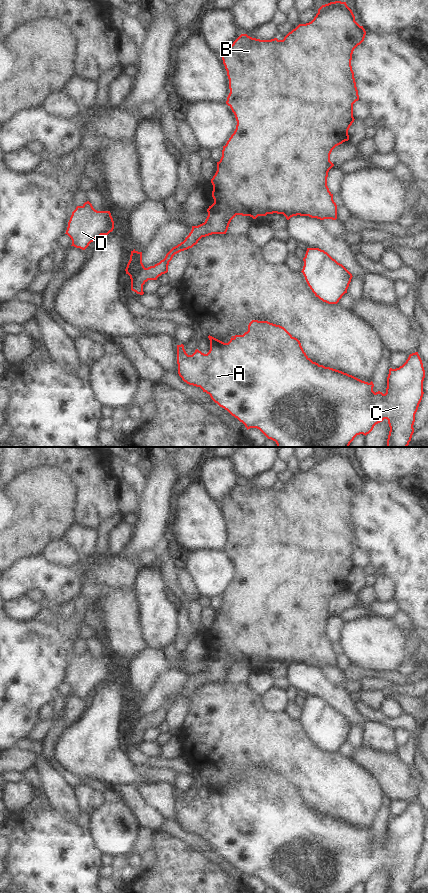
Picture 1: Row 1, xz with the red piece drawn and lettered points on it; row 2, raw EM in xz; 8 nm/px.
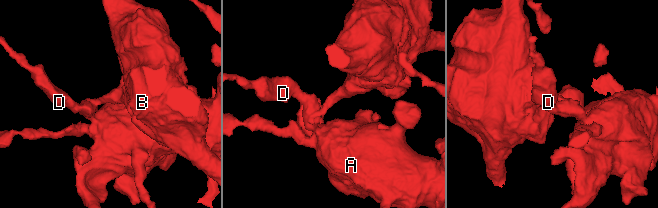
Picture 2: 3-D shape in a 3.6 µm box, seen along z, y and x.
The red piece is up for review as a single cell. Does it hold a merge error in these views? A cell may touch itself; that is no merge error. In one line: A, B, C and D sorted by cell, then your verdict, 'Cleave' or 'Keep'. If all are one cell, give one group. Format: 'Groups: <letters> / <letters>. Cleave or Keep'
Groups: A C D / B. Cleave.

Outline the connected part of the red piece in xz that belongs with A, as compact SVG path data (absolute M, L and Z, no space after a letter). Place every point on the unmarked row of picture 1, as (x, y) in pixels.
M252 768L248 773L247 780L243 783L232 784L228 791L224 791L210 783L208 786L210 788L210 798L207 802L196 797L192 803L188 803L183 792L177 793L178 822L187 832L200 835L203 840L209 842L215 851L242 870L247 878L257 876L268 887L275 889L277 893L350 893L357 883L363 882L366 884L373 878L376 872L387 867L390 875L387 893L409 893L414 881L413 873L415 870L415 862L424 842L423 829L425 826L425 818L418 800L410 802L406 810L399 816L389 817L386 841L383 842L380 839L376 841L373 839L374 832L372 829L368 831L342 819L313 810L306 803L297 786L293 785L284 775L268 769Z

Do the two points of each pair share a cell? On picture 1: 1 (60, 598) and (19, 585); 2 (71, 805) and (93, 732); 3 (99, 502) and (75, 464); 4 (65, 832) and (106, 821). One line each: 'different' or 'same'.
1: same
2: different
3: same
4: different

